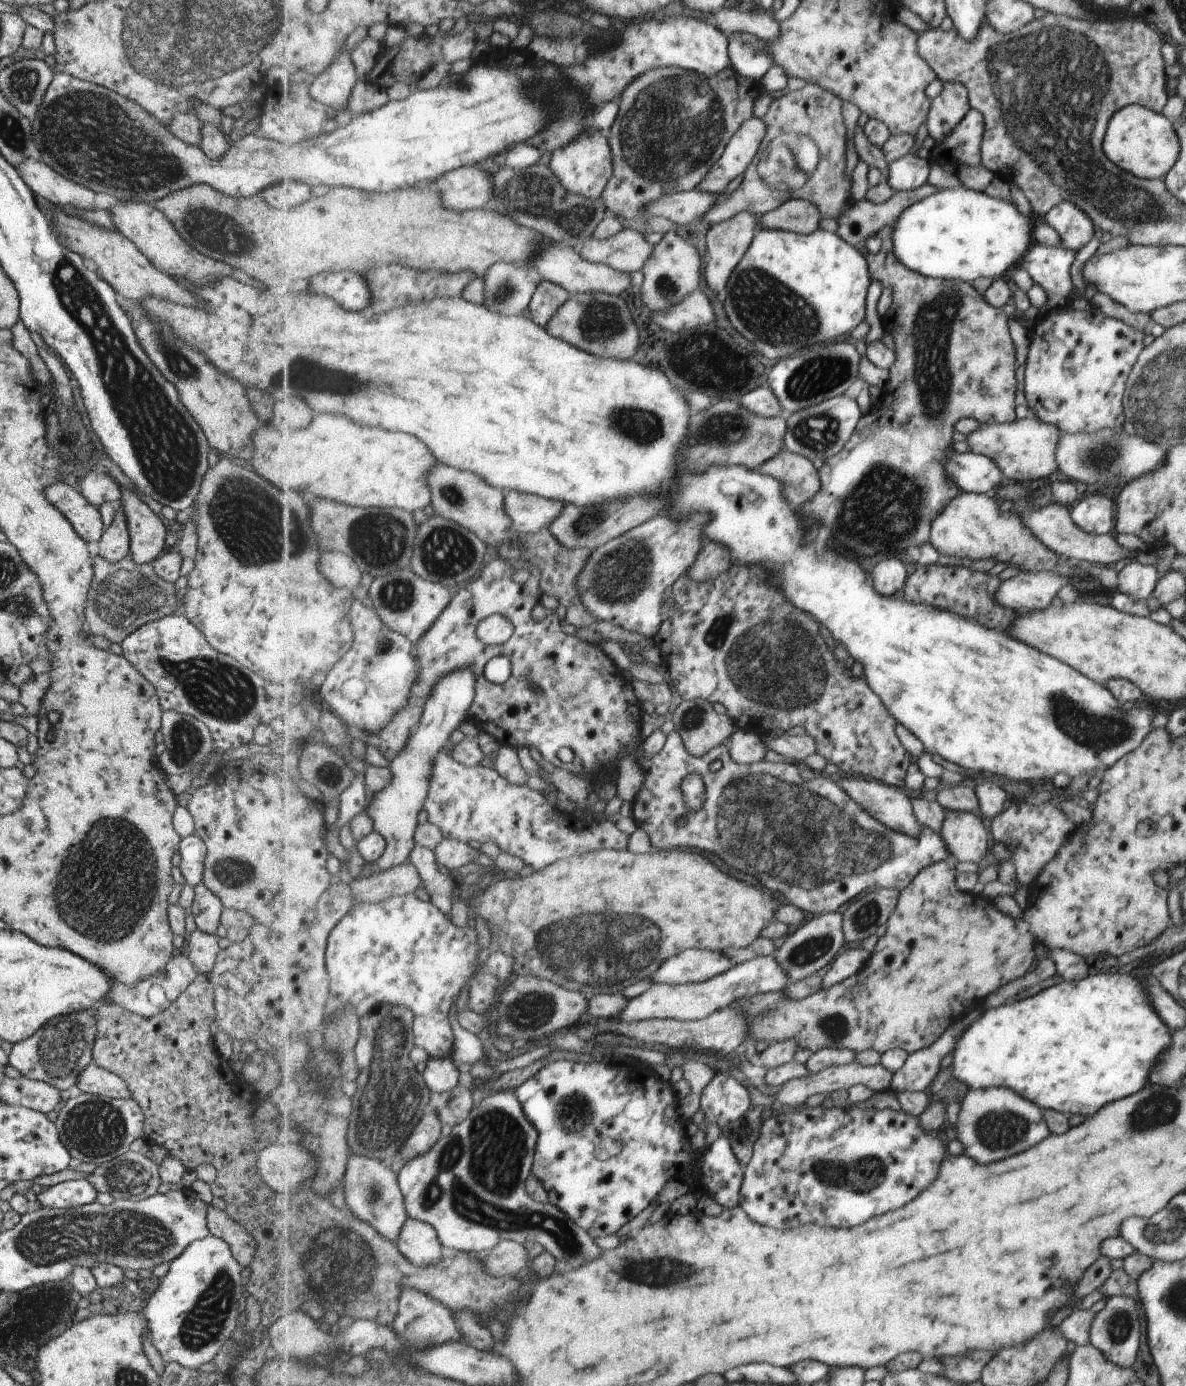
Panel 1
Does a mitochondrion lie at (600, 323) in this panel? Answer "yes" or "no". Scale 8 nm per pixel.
yes

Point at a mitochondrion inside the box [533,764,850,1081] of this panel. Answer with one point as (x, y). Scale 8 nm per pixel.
(815, 948)

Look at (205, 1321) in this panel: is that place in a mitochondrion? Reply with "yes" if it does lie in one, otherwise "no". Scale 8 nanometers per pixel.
yes

